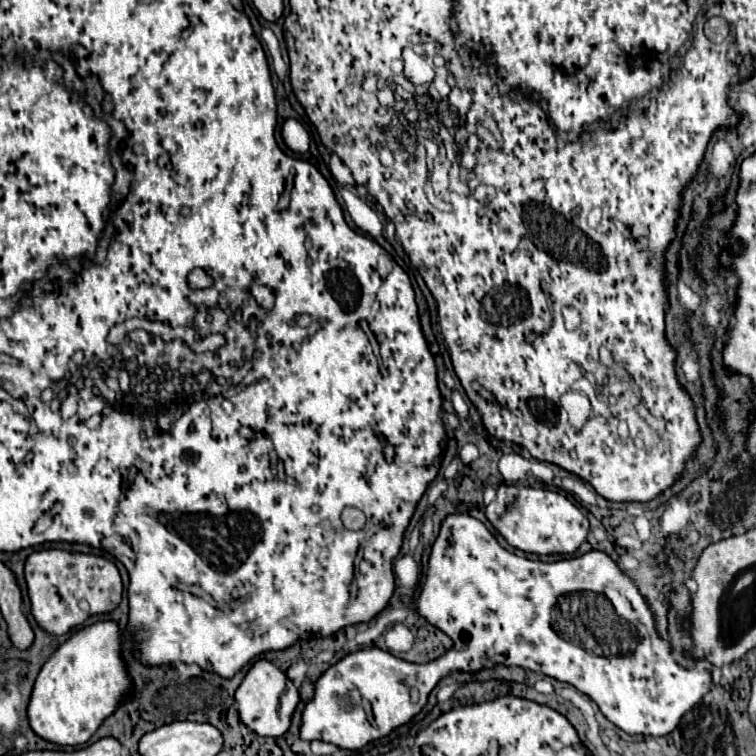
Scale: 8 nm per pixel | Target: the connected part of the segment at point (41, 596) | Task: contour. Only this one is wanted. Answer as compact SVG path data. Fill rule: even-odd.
M64 549L34 551L26 559L26 585L32 601L32 615L38 625L54 635L64 635L90 615L110 613L122 599L122 579L116 565L100 555L70 553Z

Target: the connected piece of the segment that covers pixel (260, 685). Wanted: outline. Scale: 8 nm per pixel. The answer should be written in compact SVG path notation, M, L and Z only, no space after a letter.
M260 659L252 665L252 669L236 689L236 703L242 723L246 723L252 731L262 737L280 737L290 729L292 713L300 703L300 689L280 667L276 667L268 659Z

